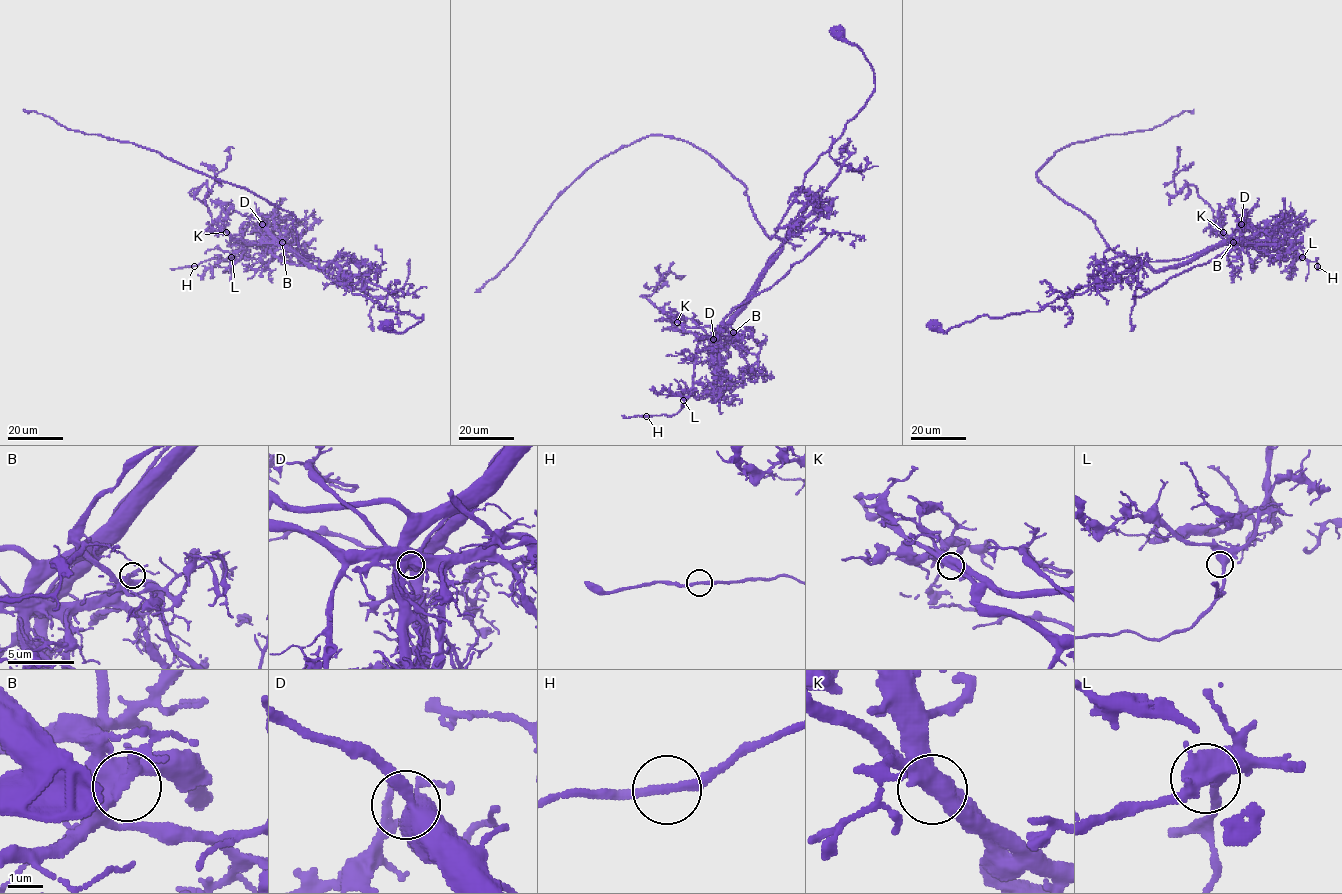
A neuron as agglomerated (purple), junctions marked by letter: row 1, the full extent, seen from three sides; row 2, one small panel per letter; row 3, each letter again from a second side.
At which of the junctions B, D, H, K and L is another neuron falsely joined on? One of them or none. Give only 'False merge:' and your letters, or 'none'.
False merge: K

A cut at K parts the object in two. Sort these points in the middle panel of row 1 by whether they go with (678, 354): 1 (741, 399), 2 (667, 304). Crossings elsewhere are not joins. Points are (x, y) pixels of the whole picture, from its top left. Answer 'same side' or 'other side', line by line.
1: other side
2: other side

